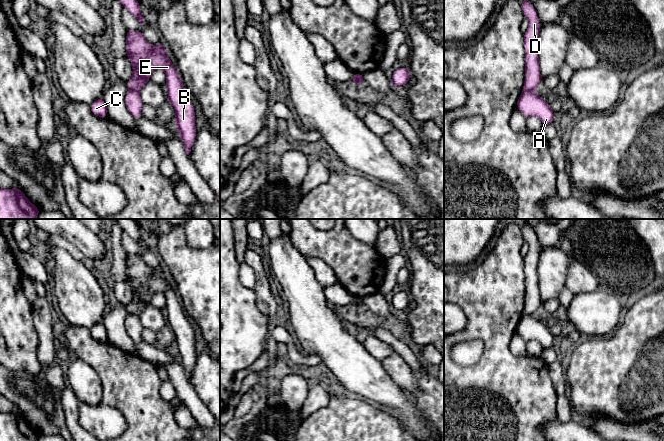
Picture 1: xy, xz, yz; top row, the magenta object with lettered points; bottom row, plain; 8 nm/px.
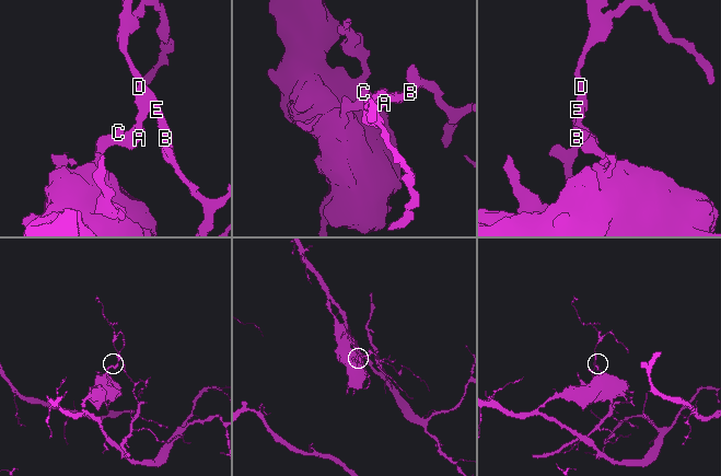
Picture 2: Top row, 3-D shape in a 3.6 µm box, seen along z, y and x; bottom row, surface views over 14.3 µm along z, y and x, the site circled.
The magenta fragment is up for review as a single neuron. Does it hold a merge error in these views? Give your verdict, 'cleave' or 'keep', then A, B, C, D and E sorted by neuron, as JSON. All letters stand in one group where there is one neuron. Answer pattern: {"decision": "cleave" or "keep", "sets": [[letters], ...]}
{"decision": "cleave", "sets": [["A", "C"], ["B", "D", "E"]]}

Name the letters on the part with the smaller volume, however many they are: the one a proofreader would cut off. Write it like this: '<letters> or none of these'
B, D, E

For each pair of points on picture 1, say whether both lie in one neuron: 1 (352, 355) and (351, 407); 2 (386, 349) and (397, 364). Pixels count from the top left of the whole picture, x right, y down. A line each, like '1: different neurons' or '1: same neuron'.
1: different neurons
2: different neurons

